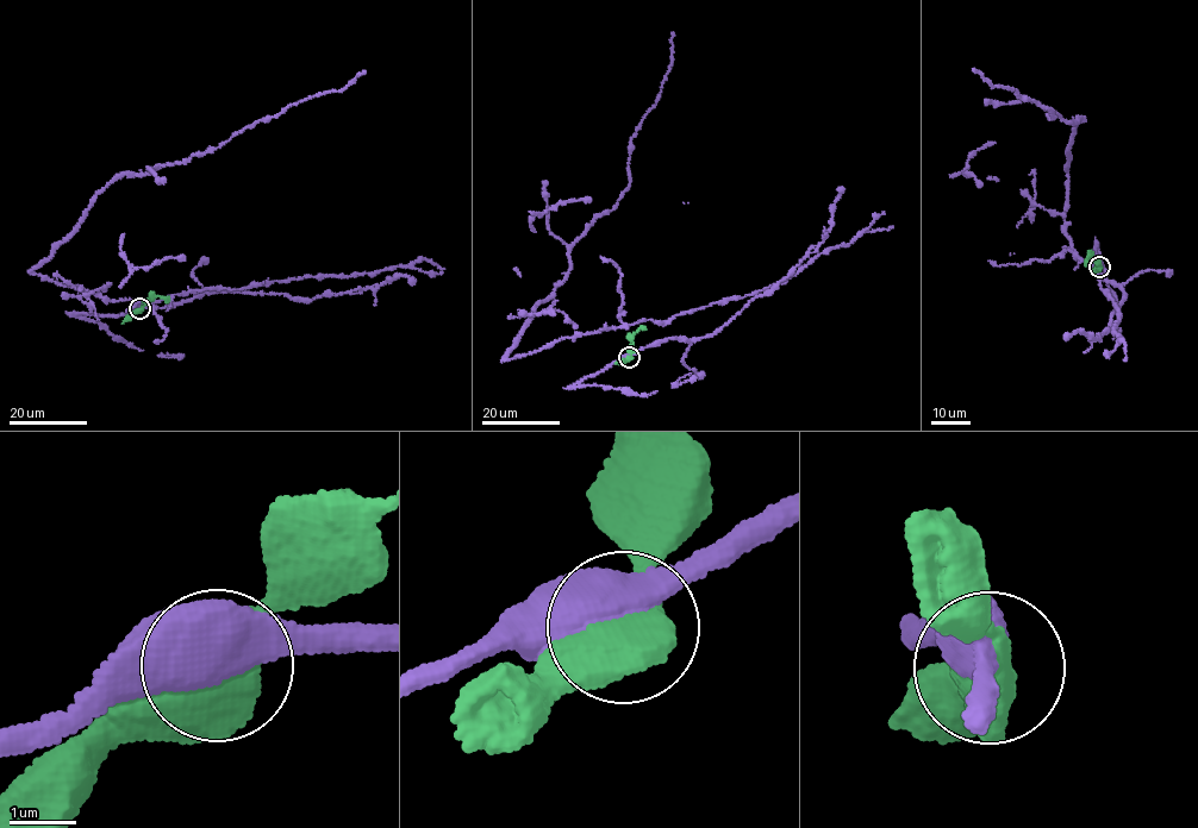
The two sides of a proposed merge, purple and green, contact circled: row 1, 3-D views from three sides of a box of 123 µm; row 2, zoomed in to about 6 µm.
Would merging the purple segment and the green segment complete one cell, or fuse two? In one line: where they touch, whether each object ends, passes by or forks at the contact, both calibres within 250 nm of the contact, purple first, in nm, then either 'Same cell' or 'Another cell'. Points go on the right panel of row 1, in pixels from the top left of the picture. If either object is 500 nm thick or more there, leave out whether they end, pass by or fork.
Place: (1099, 267). Thickness 500 nm (purple) against 550 nm. Another cell

